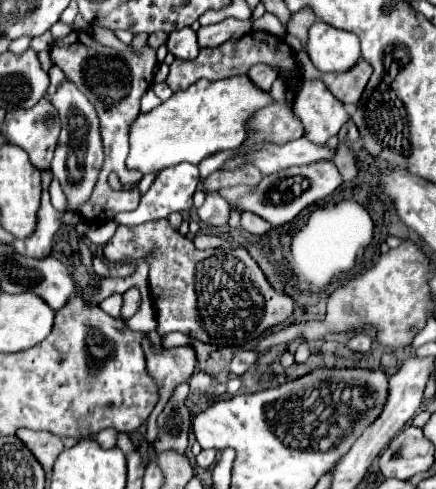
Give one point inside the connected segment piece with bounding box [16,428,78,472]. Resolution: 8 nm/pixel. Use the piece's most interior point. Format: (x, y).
(46, 446)

